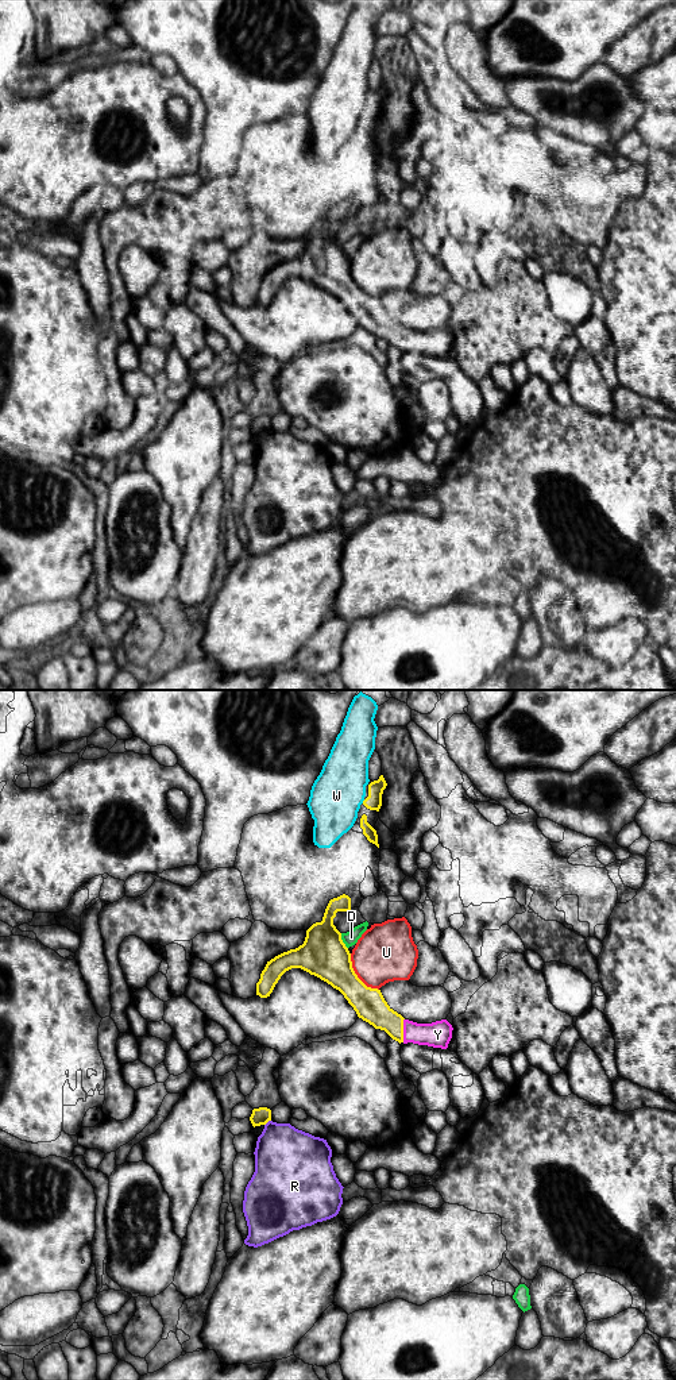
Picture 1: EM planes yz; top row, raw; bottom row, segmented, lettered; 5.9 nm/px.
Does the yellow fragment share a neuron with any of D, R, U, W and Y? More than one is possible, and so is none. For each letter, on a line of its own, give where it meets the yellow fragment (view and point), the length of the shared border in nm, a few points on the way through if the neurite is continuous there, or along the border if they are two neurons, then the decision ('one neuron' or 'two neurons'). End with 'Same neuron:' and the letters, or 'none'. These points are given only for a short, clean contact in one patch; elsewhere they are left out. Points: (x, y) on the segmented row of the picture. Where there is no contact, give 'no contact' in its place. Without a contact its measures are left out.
D: yz (342, 941) | 100 nm | two neurons
R: yz (267, 1121) | 50 nm | two neurons
U: yz (356, 975) | 280 nm | two neurons
W: yz (363, 801) | 30 nm | two neurons
Y: yz (402, 1030) | 140 nm | one neuron
Same neuron: Y

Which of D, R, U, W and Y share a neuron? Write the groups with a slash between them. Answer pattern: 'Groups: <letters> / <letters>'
Groups: D / R / U / W / Y

